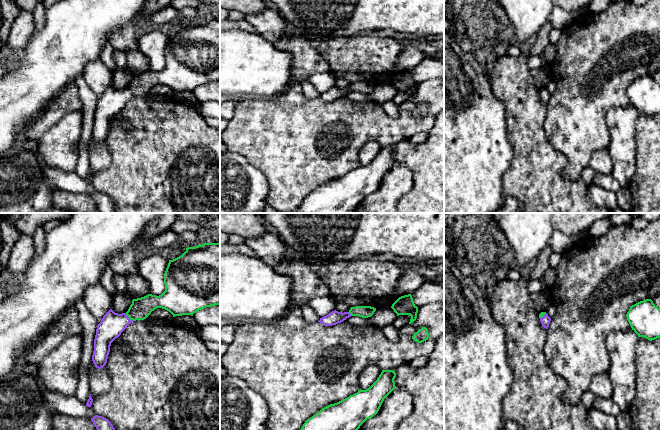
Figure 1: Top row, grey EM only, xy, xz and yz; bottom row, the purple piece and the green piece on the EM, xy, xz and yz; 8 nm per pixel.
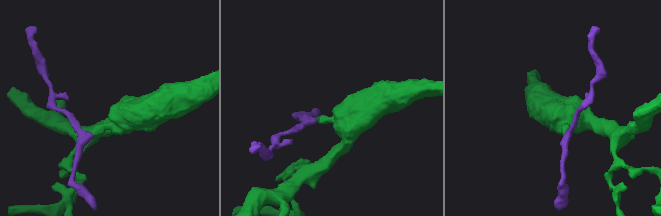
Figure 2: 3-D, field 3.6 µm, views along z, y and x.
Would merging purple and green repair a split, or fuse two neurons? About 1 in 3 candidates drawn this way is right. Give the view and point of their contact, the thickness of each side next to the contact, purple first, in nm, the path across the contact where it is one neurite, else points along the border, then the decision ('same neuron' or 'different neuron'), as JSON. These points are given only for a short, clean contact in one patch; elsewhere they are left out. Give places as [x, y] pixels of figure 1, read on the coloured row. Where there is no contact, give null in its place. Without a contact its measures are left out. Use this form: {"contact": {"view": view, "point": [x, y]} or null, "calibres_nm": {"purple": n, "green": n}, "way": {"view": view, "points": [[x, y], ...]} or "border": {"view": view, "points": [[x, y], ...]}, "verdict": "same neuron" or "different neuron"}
{"contact": {"view": "xy", "point": [128, 318]}, "calibres_nm": {"purple": 190, "green": 170}, "way": {"view": "xy", "points": [[112, 324], [128, 318], [141, 308]]}, "verdict": "same neuron"}

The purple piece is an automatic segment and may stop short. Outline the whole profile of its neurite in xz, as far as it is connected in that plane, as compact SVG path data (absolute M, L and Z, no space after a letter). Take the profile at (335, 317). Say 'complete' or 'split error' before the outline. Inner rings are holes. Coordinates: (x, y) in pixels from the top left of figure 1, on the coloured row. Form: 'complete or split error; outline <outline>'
split error; outline M371 306L351 307L348 312L344 312L344 313L334 310L328 315L320 318L318 322L322 323L325 326L332 326L332 325L336 325L338 323L343 322L344 320L346 320L347 318L351 316L359 316L362 318L371 317L375 311L376 311L376 308Z

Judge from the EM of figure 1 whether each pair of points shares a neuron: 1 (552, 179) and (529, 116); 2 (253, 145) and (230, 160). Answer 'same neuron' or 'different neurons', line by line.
1: same neuron
2: different neurons

